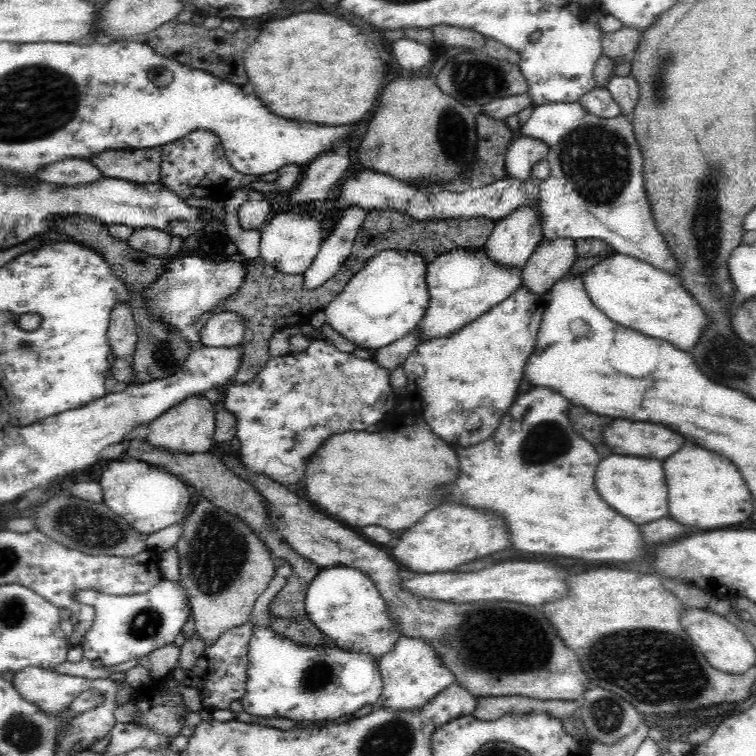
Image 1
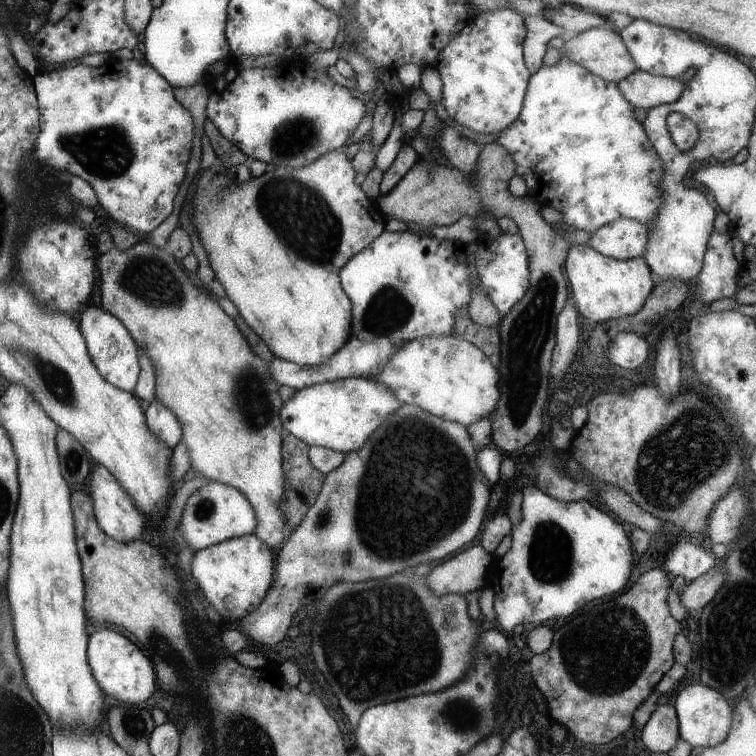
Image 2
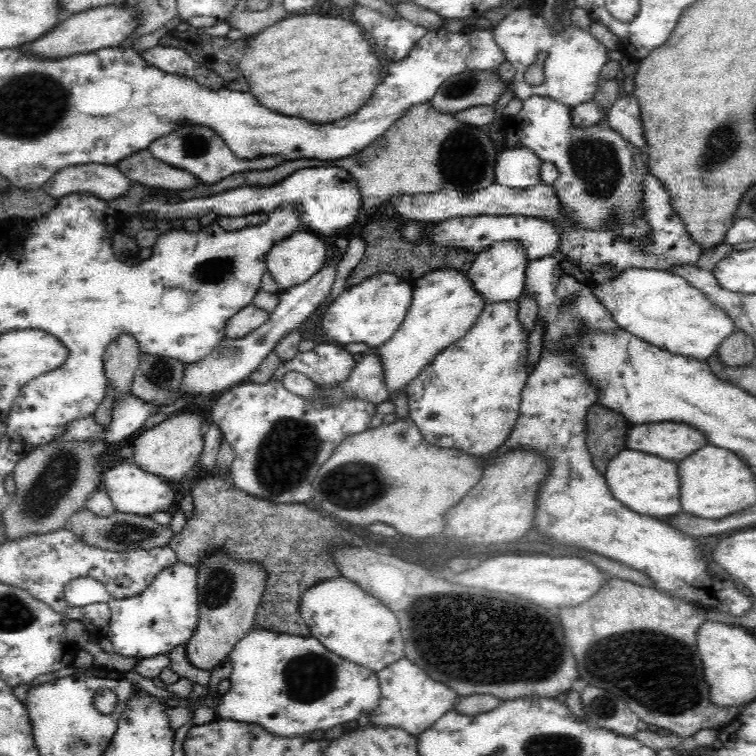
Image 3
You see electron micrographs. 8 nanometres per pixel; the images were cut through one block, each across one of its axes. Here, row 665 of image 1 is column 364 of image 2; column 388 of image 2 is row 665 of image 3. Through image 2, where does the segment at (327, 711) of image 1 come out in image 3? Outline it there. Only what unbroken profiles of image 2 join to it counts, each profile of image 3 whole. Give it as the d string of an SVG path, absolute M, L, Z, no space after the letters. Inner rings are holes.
M252 628L230 652L230 690L214 708L216 720L260 724L282 738L310 736L314 730L360 720L380 704L378 674L328 652L316 638Z

